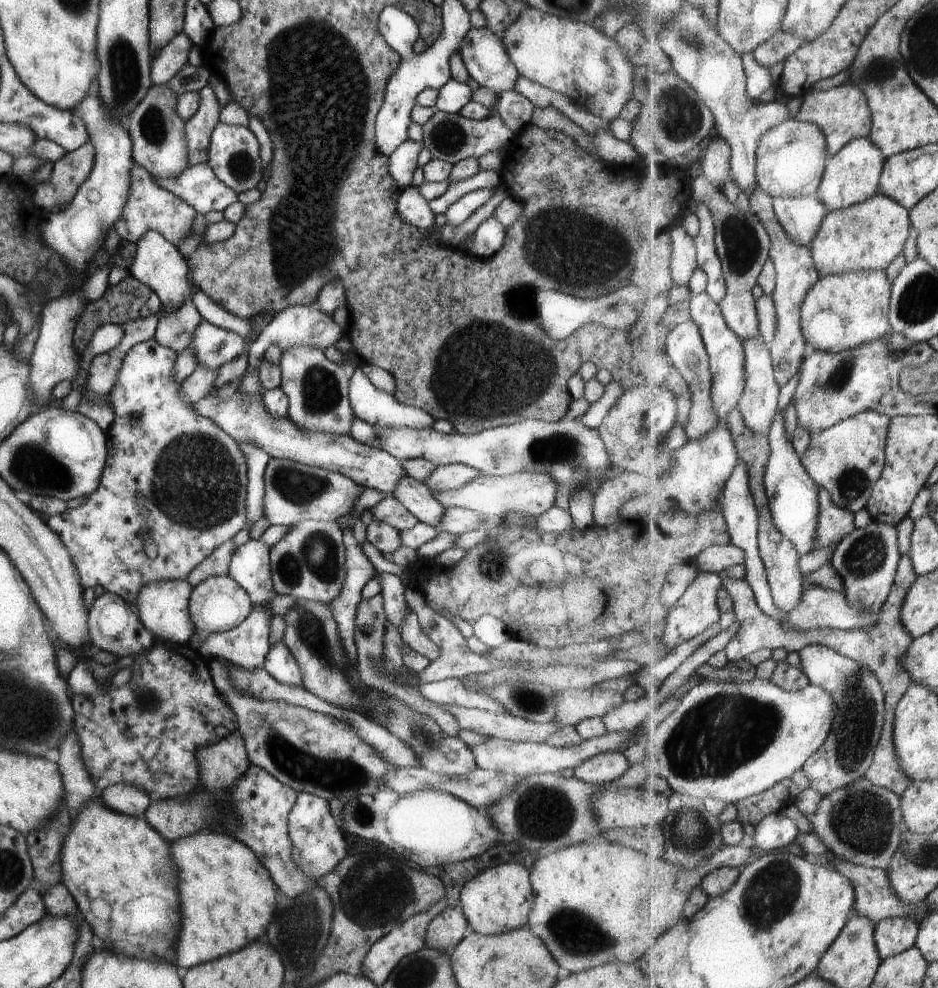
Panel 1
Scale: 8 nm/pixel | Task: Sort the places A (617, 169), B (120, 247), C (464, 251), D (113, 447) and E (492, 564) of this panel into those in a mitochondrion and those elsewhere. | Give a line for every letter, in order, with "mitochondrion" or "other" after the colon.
A: other
B: other
C: other
D: other
E: mitochondrion

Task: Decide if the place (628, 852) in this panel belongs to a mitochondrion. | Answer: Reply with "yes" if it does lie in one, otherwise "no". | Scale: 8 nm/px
no

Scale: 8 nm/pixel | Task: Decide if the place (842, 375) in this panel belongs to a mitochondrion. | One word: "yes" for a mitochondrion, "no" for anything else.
yes

